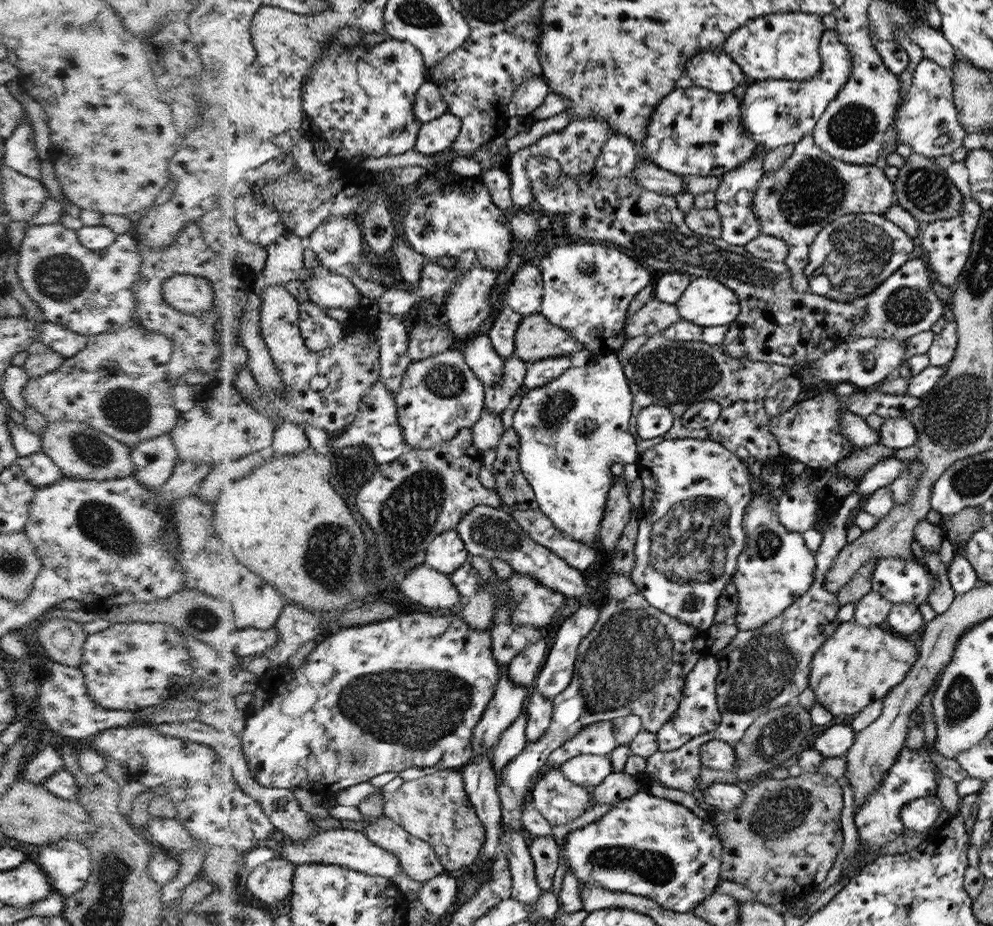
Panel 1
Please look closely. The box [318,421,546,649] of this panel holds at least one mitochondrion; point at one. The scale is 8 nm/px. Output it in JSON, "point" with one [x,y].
{"point":[407,515]}

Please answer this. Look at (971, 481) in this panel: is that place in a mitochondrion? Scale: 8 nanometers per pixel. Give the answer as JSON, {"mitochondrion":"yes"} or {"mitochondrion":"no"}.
{"mitochondrion":"yes"}

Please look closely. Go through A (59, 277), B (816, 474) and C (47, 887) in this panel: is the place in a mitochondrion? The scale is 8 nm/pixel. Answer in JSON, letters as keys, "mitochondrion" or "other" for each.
{"A":"mitochondrion","B":"other","C":"other"}

